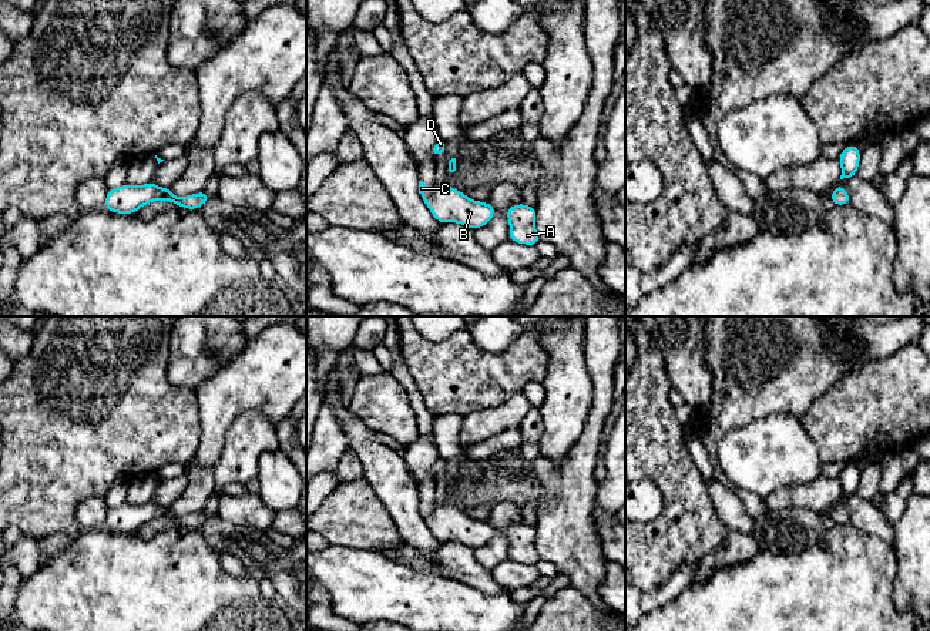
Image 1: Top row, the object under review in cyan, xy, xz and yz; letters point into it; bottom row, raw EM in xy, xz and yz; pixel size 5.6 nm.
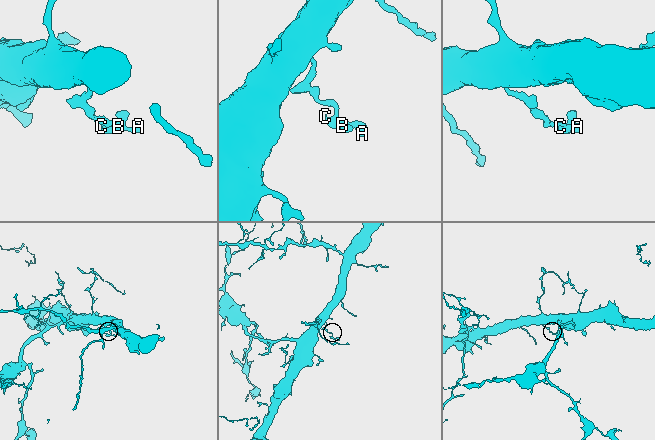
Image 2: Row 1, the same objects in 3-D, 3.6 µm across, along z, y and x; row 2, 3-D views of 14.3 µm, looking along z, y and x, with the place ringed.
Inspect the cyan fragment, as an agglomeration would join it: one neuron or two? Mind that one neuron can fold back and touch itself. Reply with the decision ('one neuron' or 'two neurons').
one neuron

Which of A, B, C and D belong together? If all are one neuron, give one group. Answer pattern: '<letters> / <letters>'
A B C D

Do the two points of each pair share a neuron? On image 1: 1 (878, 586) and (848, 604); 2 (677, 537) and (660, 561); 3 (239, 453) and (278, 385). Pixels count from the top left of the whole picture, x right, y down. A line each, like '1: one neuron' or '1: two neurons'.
1: one neuron
2: one neuron
3: two neurons

